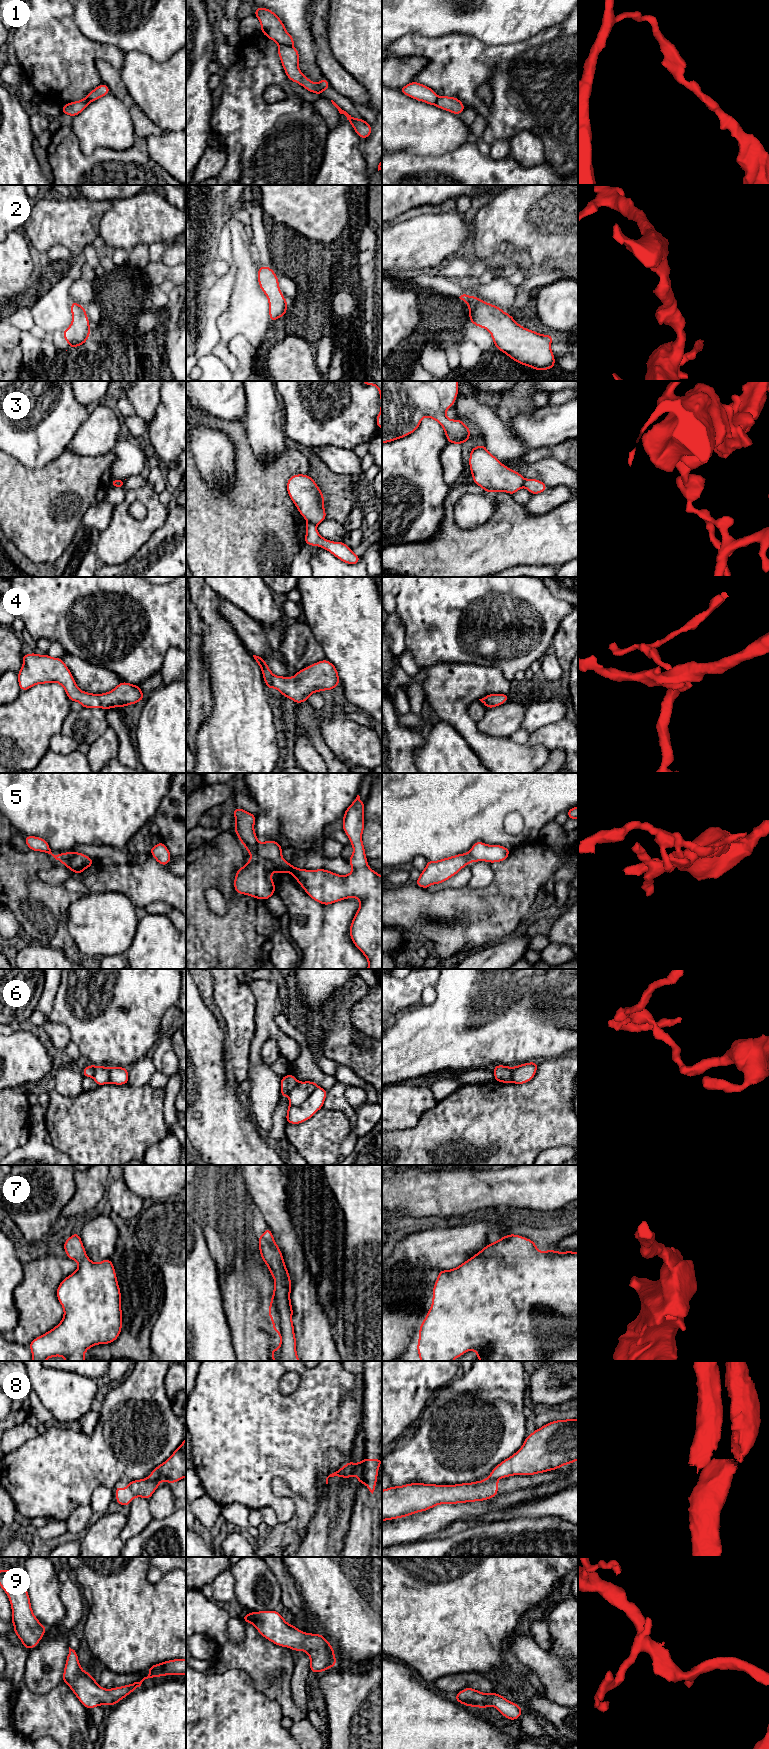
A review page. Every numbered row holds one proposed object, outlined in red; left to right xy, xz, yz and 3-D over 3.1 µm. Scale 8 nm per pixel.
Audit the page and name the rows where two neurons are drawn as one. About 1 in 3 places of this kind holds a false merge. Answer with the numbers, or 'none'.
1, 3, 5, 6, 8

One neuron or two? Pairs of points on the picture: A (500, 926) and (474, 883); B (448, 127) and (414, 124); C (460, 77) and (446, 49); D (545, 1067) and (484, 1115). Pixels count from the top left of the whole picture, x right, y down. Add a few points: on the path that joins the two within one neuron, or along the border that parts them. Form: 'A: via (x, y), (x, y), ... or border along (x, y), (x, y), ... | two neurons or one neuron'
A: border along (493, 871), (493, 879), (486, 886), (467, 886) | two neurons
B: via (440, 127), (422, 127) | one neuron
C: via (457, 70), (457, 63), (451, 56) | one neuron
D: via (537, 1084), (506, 1115), (501, 1115) | one neuron

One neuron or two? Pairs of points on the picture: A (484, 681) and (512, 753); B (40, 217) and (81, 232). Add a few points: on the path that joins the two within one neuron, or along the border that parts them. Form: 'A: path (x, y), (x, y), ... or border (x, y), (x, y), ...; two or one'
A: path (462, 704), (462, 722), (489, 749); one
B: path (50, 221), (71, 222); one

